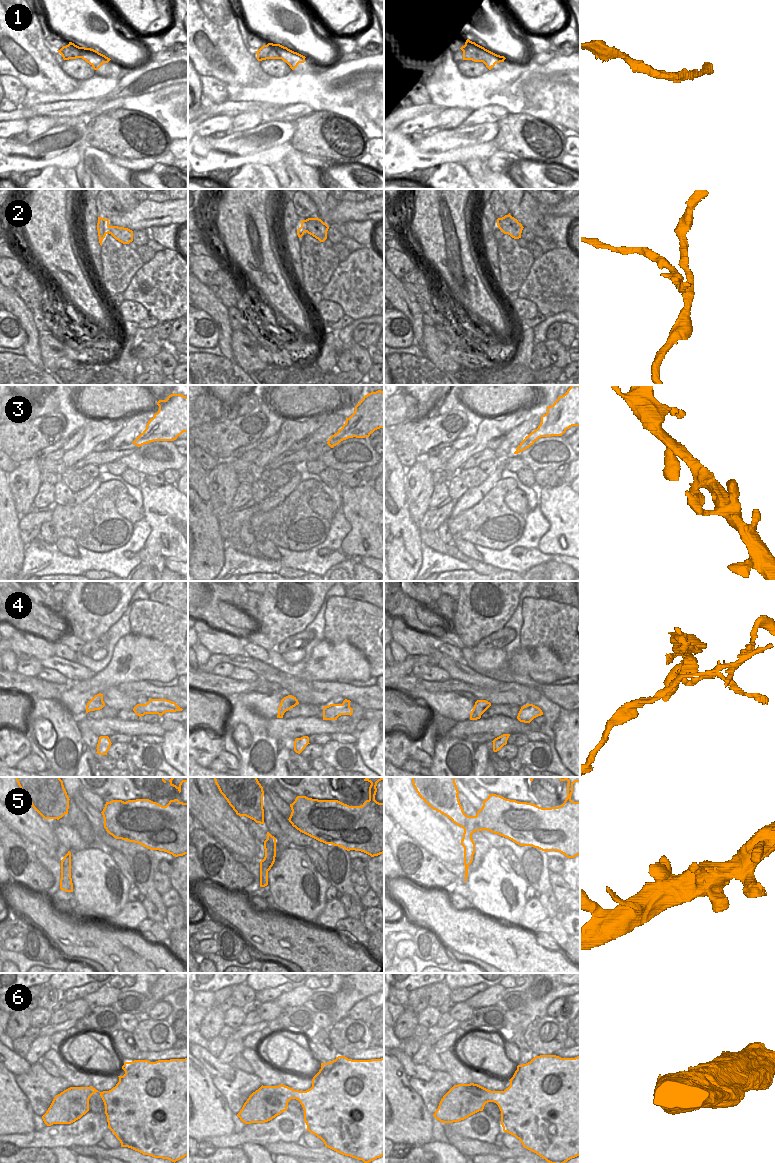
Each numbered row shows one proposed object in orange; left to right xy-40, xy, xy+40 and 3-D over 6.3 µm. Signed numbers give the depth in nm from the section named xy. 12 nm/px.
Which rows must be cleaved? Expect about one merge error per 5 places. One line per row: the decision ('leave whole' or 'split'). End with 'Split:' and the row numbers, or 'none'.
1: leave whole
2: split
3: leave whole
4: split
5: leave whole
6: leave whole
Split: 2, 4

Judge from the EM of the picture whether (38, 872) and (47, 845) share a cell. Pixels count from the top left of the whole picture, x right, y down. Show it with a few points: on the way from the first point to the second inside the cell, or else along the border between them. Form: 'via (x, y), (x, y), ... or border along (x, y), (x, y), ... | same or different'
border along (18, 833), (26, 841), (37, 847) | different

